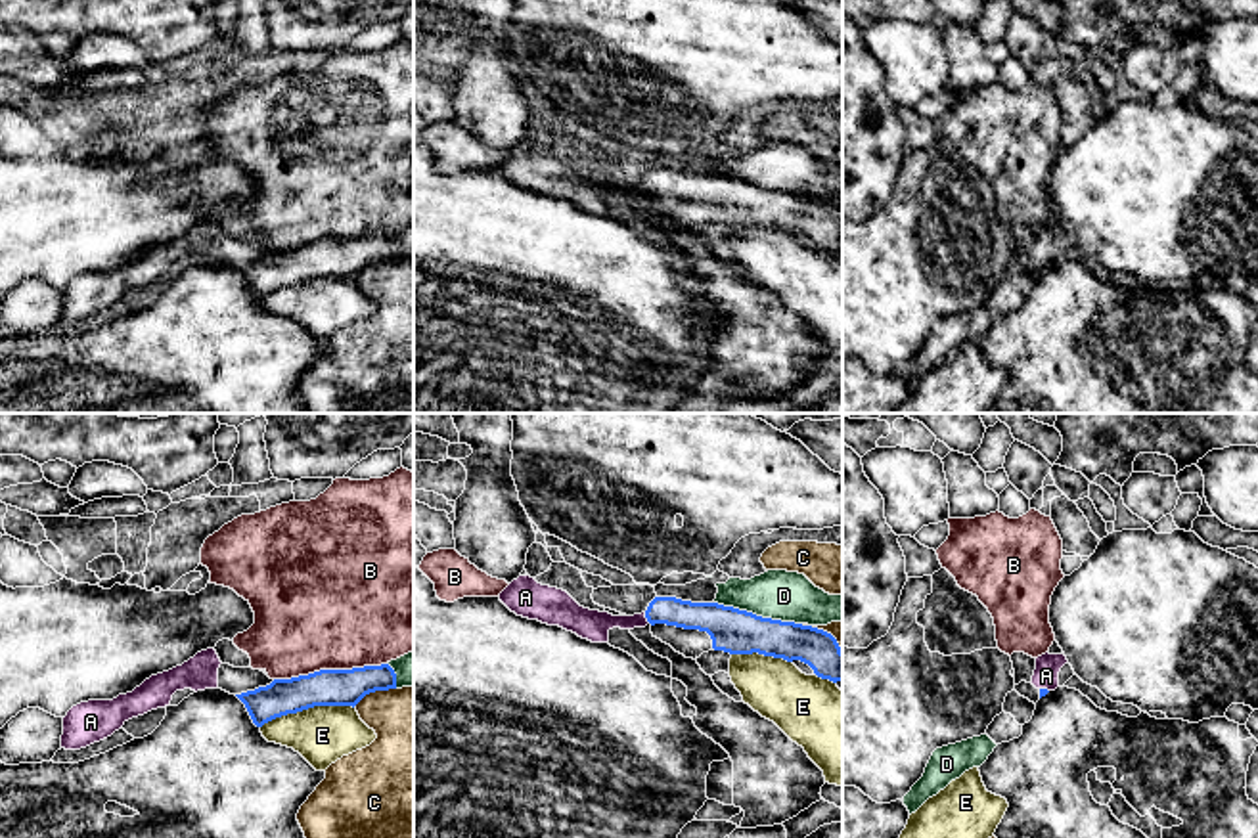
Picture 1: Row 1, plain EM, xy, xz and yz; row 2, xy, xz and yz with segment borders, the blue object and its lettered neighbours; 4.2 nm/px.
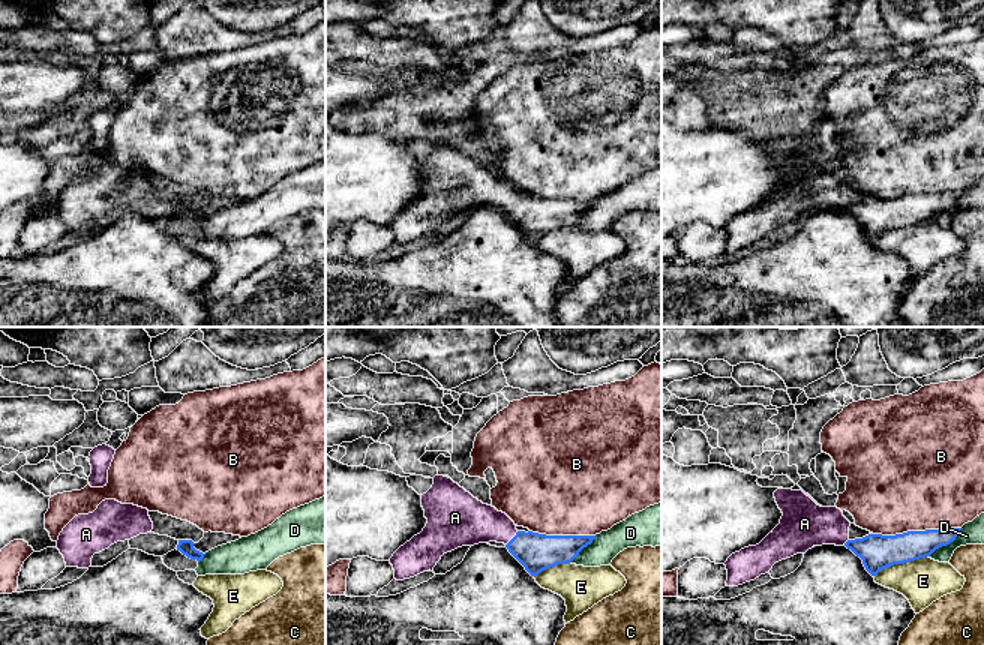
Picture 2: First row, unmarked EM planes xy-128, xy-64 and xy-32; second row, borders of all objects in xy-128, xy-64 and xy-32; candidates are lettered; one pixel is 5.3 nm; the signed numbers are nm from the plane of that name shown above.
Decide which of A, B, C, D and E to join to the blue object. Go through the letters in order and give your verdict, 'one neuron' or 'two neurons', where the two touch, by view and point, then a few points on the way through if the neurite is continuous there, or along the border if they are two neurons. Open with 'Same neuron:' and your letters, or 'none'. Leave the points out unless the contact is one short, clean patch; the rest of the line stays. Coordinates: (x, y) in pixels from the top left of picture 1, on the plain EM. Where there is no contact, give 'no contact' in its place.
Same neuron: A
A: one neuron | xz (646, 188) | across xz (705, 188), (646, 188), (632, 194), (588, 196)
B: two neurons | xy (330, 242)
C: two neurons | xy (374, 263)
D: two neurons | xz (759, 188)
E: two neurons | xy (307, 280)

